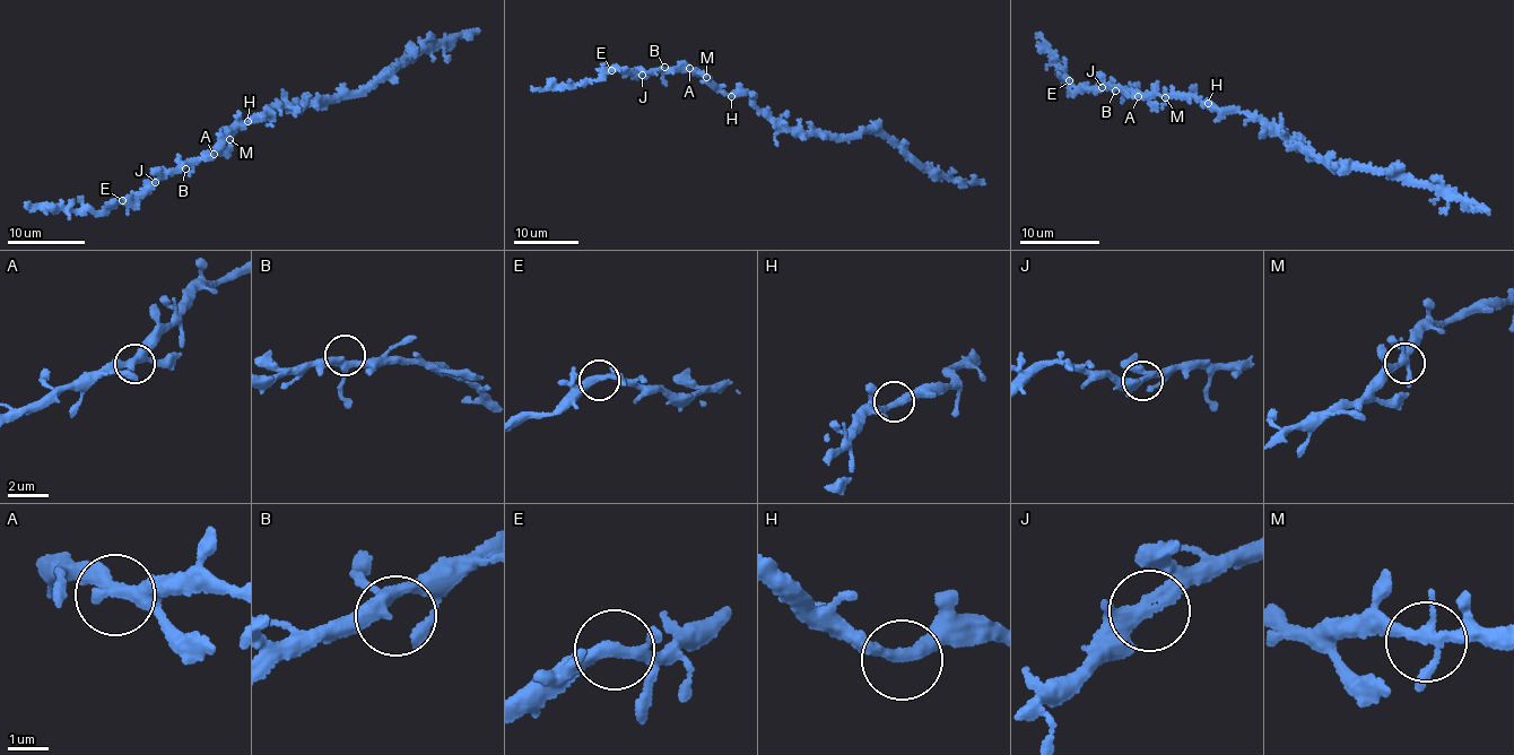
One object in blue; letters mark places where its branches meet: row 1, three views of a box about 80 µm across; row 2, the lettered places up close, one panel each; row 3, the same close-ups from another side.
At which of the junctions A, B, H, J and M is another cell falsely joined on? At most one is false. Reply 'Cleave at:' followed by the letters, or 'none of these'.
Cleave at: none of these

